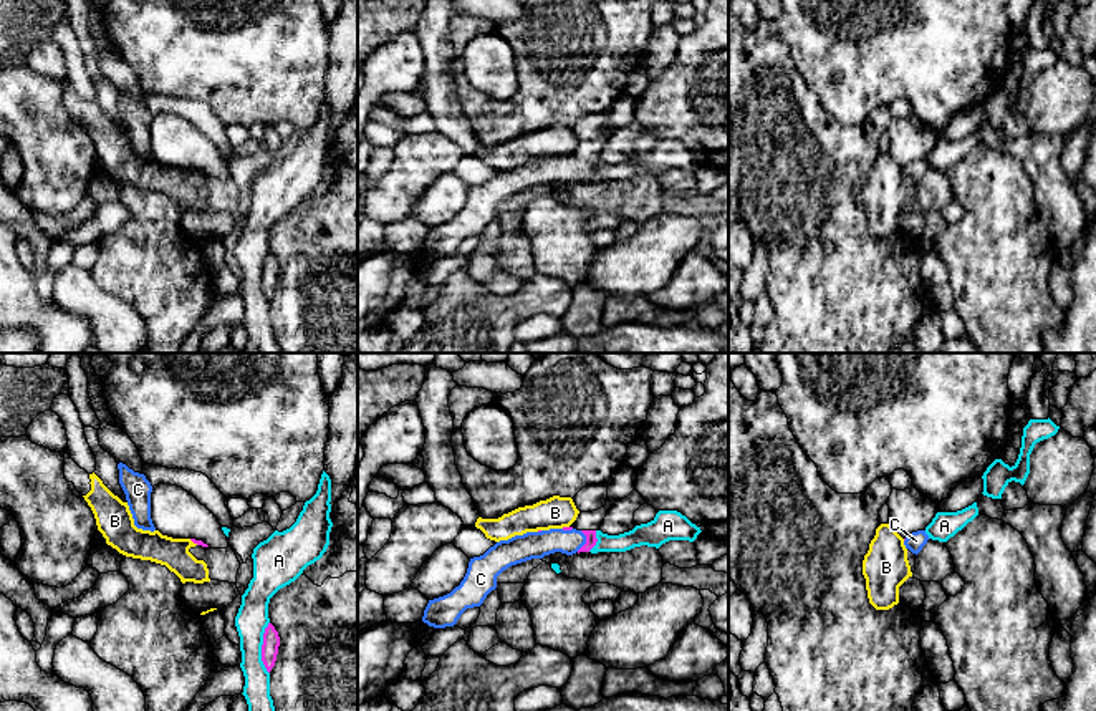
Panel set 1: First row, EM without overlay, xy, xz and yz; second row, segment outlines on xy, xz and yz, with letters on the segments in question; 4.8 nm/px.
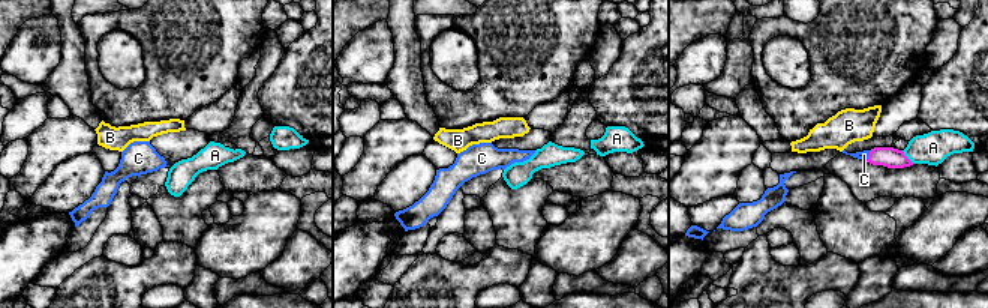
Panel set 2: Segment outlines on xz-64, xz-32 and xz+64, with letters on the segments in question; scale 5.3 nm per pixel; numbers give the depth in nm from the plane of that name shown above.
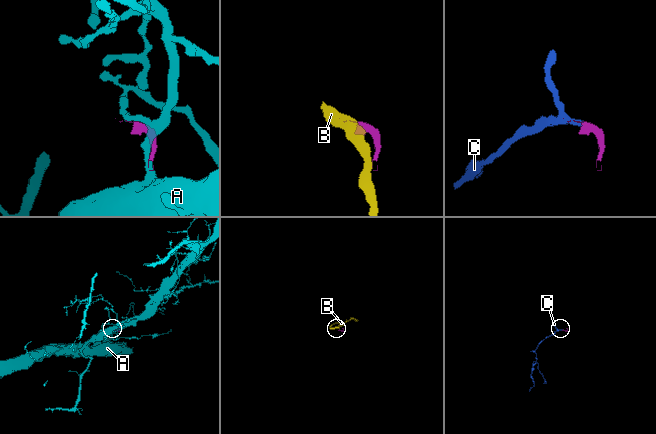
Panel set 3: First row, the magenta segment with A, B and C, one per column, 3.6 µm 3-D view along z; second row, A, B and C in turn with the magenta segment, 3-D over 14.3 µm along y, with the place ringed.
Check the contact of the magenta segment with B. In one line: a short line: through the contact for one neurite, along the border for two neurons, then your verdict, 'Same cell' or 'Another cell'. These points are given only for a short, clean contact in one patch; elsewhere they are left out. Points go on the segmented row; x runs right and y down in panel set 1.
Another cell

